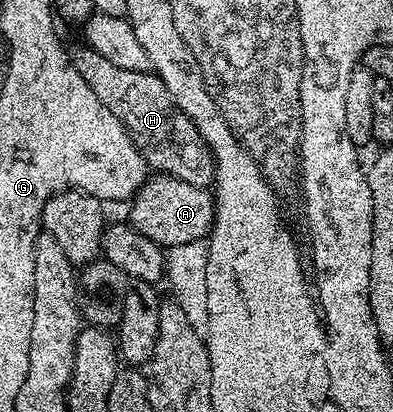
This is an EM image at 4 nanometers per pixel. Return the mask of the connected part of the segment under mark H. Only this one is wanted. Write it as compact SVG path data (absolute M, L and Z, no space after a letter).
M80 45L76 51L72 50L69 58L77 69L77 73L81 73L85 85L89 85L89 89L93 89L93 93L97 93L97 97L101 97L101 105L105 105L105 109L109 109L109 113L113 113L113 117L117 117L117 121L121 121L121 125L127 130L129 137L142 153L148 168L164 175L172 175L181 181L189 181L189 185L210 188L214 184L215 158L213 153L209 149L205 137L201 137L197 125L193 125L193 121L189 121L189 117L185 117L185 113L177 105L177 101L173 101L169 89L165 89L165 81L161 81L159 76L150 70L121 69L121 65L113 65L111 61L105 61L105 57L101 57L92 47L86 45Z

